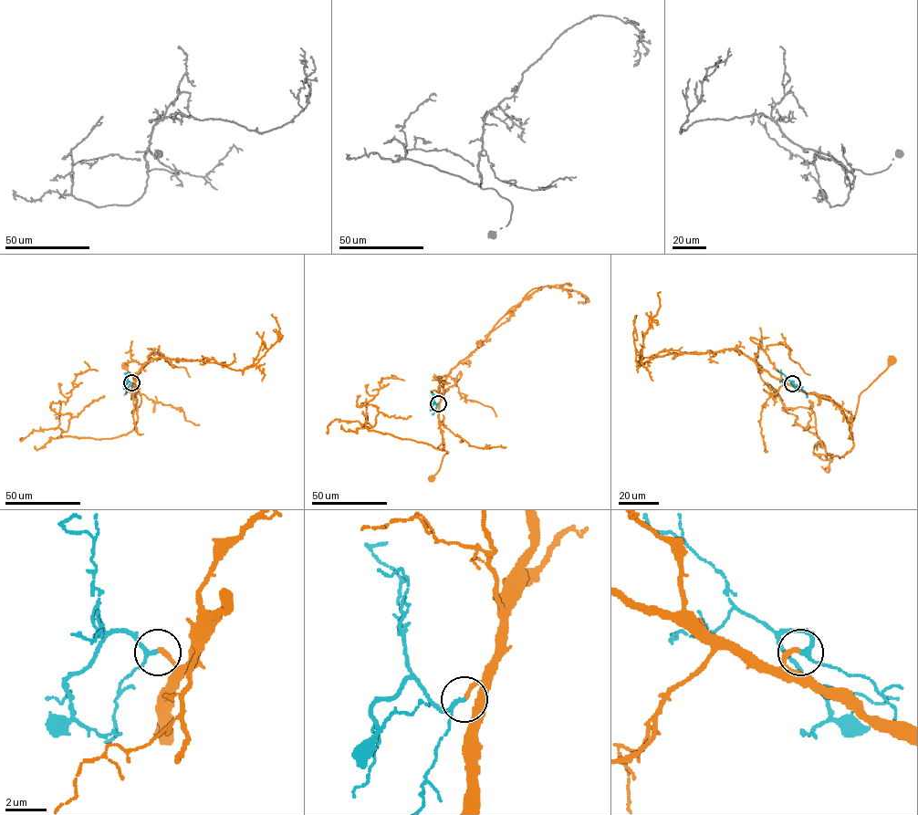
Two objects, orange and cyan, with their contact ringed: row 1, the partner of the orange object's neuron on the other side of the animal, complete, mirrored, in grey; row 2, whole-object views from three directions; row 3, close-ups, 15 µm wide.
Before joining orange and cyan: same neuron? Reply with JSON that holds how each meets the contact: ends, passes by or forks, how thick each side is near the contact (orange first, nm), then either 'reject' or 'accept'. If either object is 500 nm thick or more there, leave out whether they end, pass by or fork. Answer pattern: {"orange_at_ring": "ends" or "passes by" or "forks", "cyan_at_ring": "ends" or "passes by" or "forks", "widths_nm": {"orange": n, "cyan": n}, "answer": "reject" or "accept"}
{"orange_at_ring": "ends", "cyan_at_ring": "passes by", "widths_nm": {"orange": 220, "cyan": 170}, "answer": "accept"}

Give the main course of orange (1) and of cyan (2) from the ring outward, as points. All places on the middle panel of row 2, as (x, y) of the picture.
1: (438, 403), (443, 440), (438, 448), (447, 453), (432, 478)
2: (438, 403), (434, 401), (432, 391)

